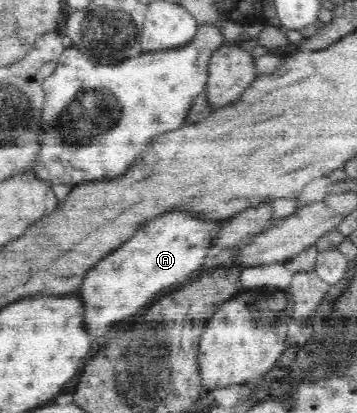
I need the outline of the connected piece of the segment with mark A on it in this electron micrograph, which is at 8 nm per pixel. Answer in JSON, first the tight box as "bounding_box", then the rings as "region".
{"bounding_box":[81,212,221,336],"region":[[[167,212],[155,220],[149,220],[129,242],[101,260],[85,276],[81,296],[85,300],[83,310],[87,332],[91,332],[91,336],[103,336],[111,324],[123,324],[125,316],[137,314],[157,292],[164,294],[182,285],[191,272],[203,266],[203,260],[219,230],[221,222],[201,220],[189,212]]]}

